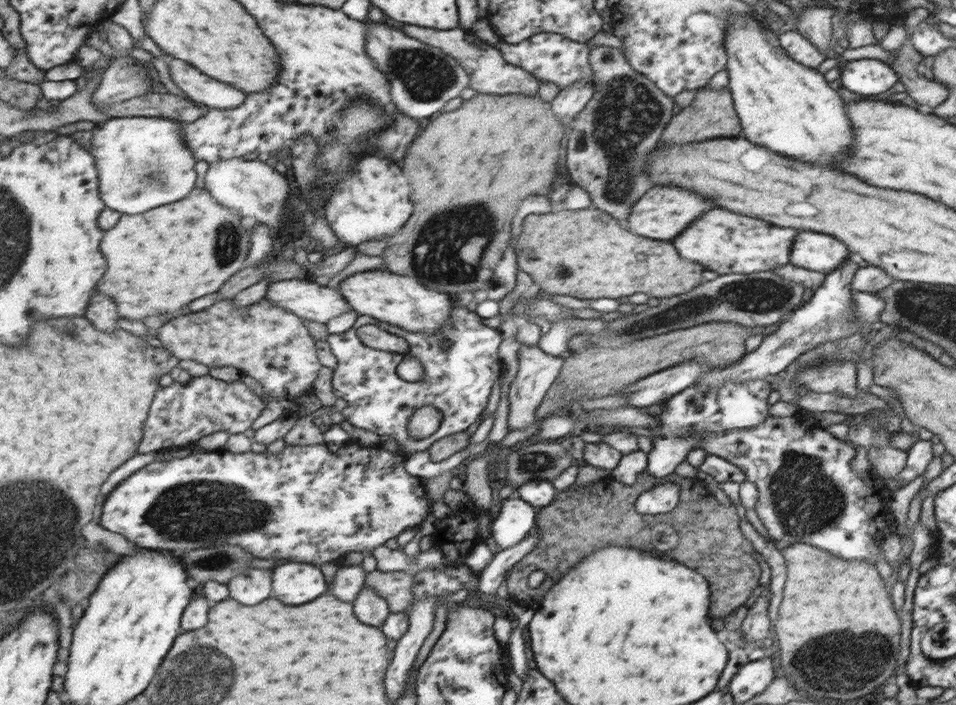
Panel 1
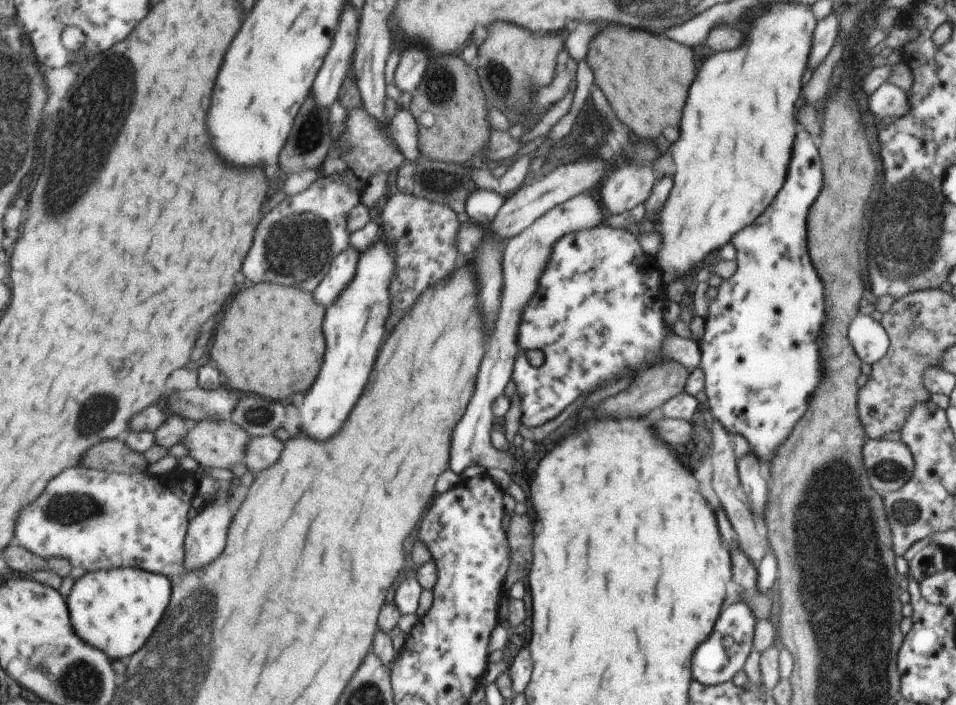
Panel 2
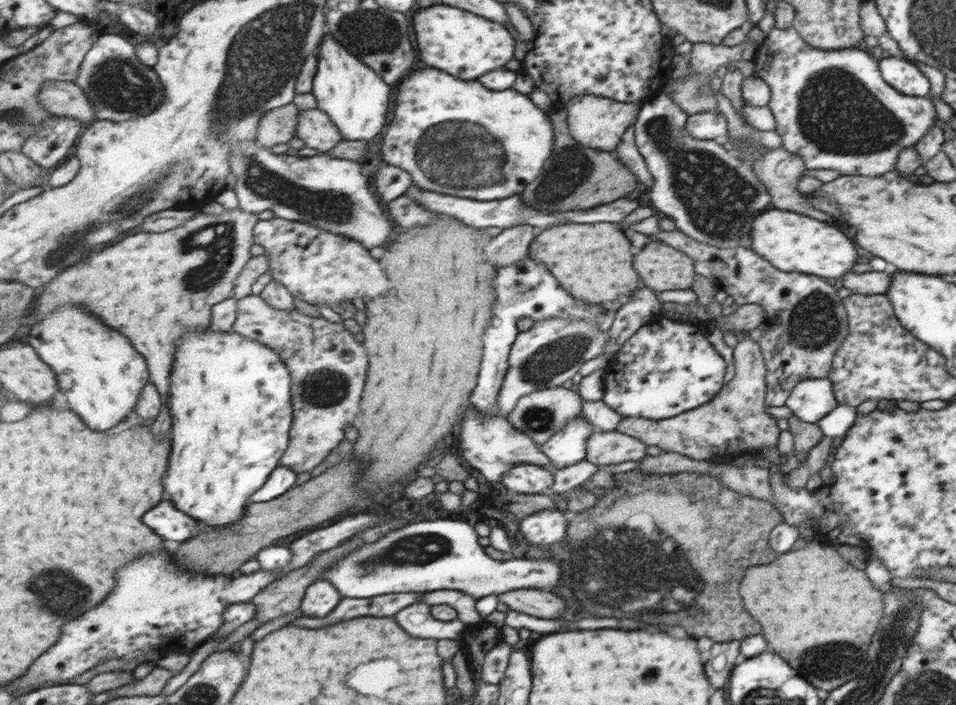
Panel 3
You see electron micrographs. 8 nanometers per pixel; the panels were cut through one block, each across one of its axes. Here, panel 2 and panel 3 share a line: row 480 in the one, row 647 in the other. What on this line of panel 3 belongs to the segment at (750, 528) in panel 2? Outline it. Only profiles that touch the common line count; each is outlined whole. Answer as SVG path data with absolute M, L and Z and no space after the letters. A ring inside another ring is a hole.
M726 641L712 646L708 658L708 676L712 676L711 684L716 684L716 688L722 688L728 682L739 654L740 641Z

